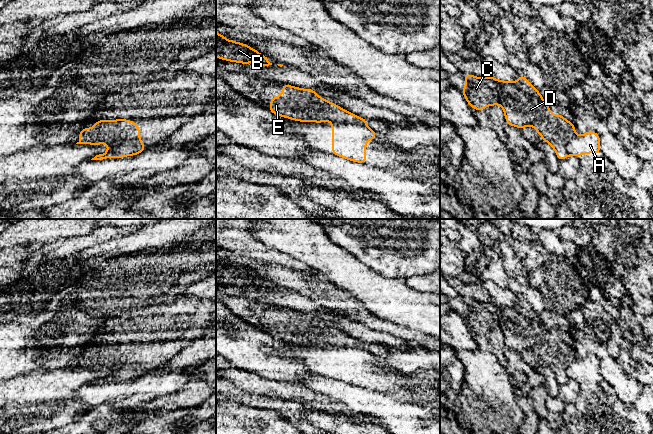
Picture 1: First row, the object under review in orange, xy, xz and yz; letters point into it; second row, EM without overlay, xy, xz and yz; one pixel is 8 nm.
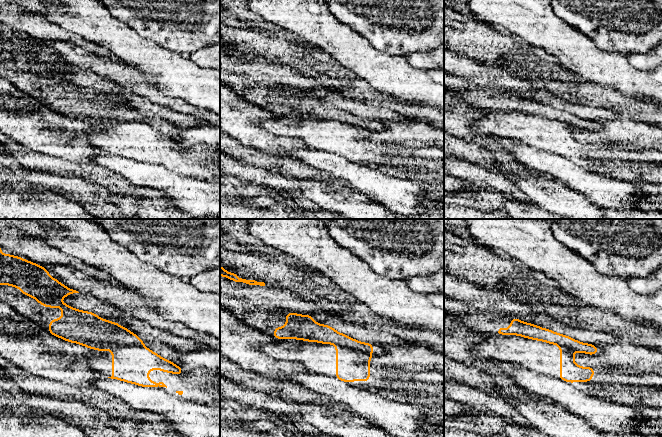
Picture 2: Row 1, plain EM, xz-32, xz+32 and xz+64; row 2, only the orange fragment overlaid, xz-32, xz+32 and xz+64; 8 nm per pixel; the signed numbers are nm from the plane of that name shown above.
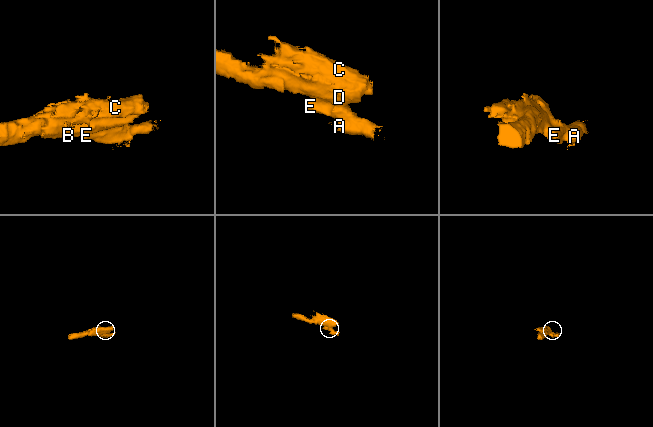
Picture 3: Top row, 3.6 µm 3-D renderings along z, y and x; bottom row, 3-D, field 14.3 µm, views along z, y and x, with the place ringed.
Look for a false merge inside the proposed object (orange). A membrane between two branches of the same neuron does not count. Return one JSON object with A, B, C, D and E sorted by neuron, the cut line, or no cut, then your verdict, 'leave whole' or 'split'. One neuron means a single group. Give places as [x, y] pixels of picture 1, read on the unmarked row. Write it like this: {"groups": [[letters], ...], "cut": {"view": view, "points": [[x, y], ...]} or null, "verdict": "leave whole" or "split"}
{"groups": [["A"], ["B", "C", "D", "E"]], "cut": {"view": "xz", "points": [[331, 345], [351, 346], [366, 350]]}, "verdict": "split"}

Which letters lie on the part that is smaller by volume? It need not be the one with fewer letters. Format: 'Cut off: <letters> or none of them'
Cut off: A

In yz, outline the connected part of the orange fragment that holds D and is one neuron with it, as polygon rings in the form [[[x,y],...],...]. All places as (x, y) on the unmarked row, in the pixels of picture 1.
[[[521,297],[518,299],[518,306],[497,304],[493,300],[479,302],[472,298],[463,298],[466,304],[465,311],[461,314],[467,327],[473,334],[485,334],[487,329],[501,329],[504,335],[507,349],[523,353],[532,350],[541,362],[551,369],[560,385],[565,384],[569,378],[566,368],[575,359],[575,349],[569,346],[559,337],[557,340],[550,335],[549,330],[541,320],[540,316]]]

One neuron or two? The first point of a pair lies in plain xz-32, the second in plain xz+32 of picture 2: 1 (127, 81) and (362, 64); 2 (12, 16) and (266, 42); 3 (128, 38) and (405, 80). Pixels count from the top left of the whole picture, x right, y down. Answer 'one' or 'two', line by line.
1: two
2: two
3: one

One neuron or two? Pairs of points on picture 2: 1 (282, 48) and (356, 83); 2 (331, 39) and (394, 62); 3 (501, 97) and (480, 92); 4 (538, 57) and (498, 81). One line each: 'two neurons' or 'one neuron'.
1: one neuron
2: one neuron
3: one neuron
4: two neurons

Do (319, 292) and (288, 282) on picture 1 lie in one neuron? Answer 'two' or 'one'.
one

